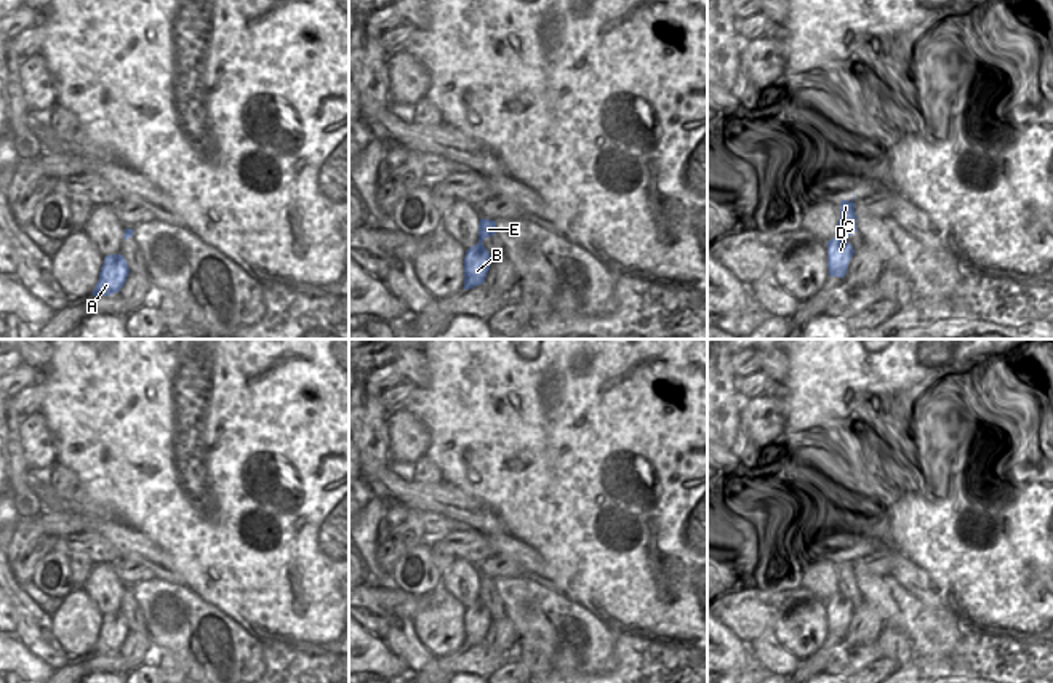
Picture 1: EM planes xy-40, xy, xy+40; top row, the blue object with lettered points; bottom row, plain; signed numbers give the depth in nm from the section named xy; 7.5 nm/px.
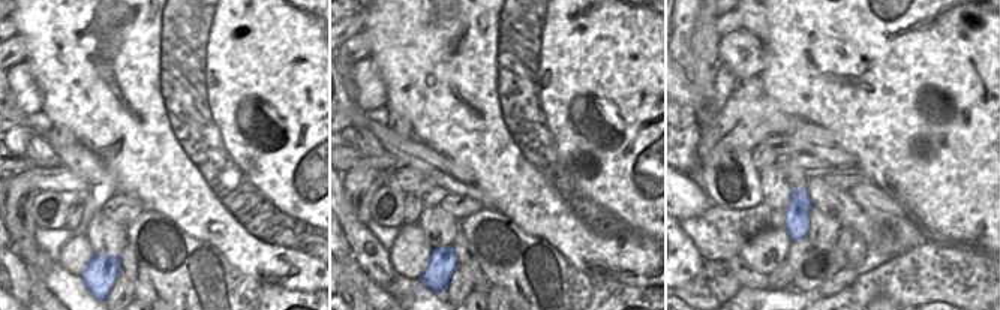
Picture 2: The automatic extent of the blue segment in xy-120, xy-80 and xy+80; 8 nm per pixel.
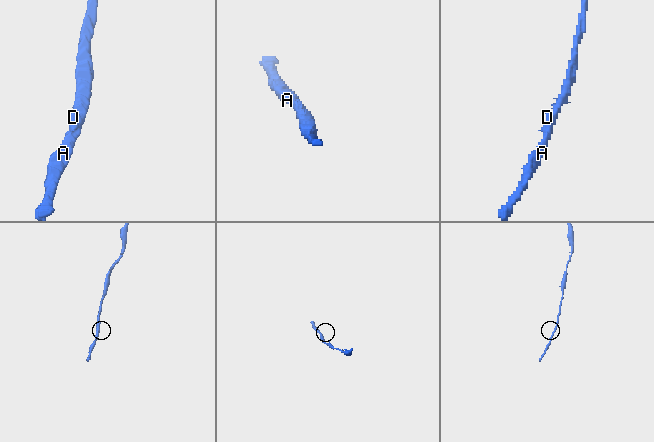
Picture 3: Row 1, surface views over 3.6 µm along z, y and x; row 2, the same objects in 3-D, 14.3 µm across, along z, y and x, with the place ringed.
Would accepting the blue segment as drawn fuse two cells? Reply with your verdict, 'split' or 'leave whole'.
leave whole

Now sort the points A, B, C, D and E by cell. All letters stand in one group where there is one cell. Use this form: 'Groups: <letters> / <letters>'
Groups: A B C D E

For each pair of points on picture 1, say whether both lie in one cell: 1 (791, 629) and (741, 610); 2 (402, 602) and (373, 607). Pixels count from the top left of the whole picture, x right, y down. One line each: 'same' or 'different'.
1: different
2: same

